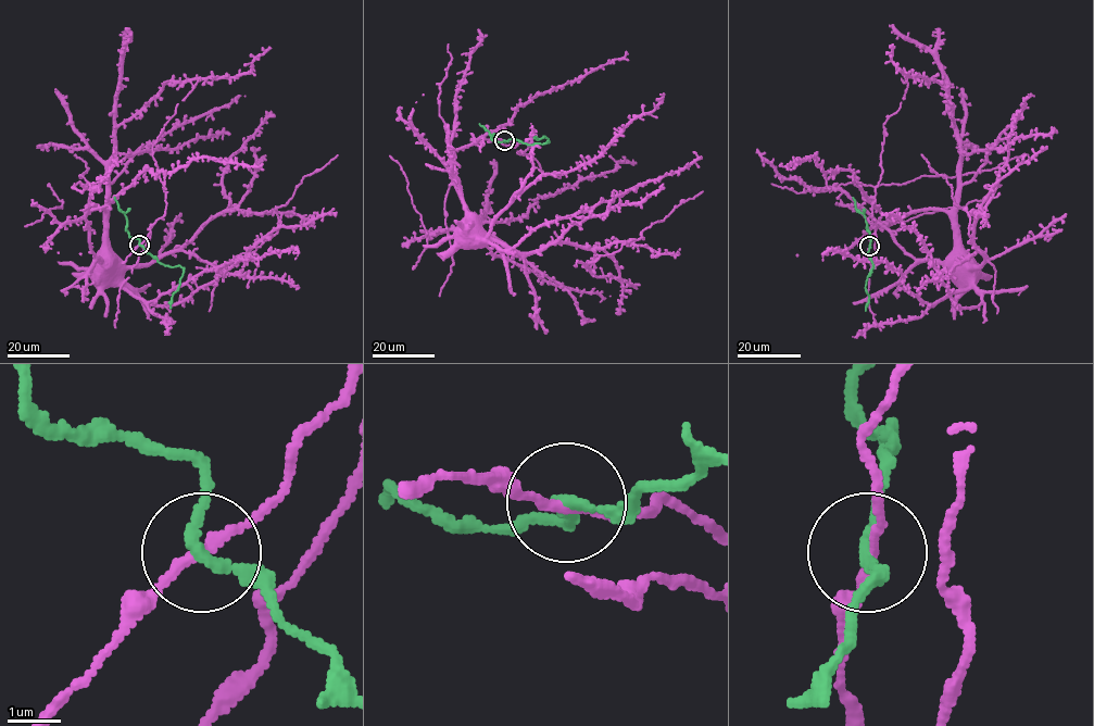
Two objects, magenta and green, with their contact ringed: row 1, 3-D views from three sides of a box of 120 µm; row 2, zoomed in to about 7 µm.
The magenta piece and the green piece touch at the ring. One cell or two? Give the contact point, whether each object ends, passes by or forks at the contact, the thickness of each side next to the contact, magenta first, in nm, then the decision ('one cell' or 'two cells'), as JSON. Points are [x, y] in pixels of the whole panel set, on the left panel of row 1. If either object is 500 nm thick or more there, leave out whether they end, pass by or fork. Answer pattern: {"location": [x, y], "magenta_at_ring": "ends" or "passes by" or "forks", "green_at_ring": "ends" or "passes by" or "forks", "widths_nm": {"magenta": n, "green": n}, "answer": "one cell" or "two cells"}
{"location": [139, 245], "magenta_at_ring": "passes by", "green_at_ring": "passes by", "widths_nm": {"magenta": 150, "green": 200}, "answer": "two cells"}

